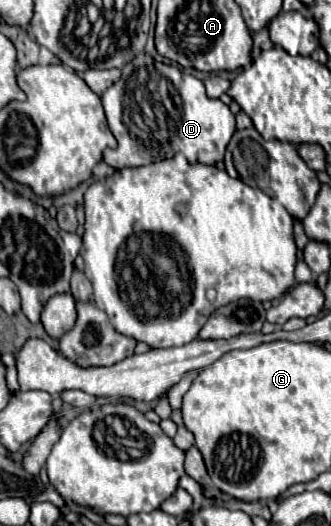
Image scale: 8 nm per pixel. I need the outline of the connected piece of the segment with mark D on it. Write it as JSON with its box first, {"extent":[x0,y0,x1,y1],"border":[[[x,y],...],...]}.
{"extent":[101,53,235,169],"border":[[[139,53],[121,71],[123,71],[121,79],[117,83],[113,83],[101,95],[109,129],[117,139],[117,147],[105,149],[105,153],[103,153],[103,161],[107,165],[111,165],[115,169],[141,167],[141,165],[149,165],[149,163],[173,157],[175,153],[185,155],[191,165],[195,165],[195,163],[217,165],[223,161],[225,147],[235,133],[235,115],[229,111],[229,107],[221,99],[209,99],[205,95],[203,81],[199,81],[193,75],[183,73],[179,67],[157,63],[145,53]]]}

